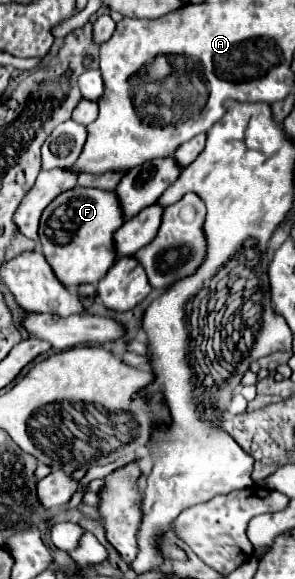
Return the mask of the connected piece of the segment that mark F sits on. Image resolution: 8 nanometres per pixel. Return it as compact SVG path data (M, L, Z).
M74 187L60 193L44 209L40 217L42 253L66 289L76 289L82 283L98 283L106 275L116 259L112 235L122 223L122 211L114 191Z

